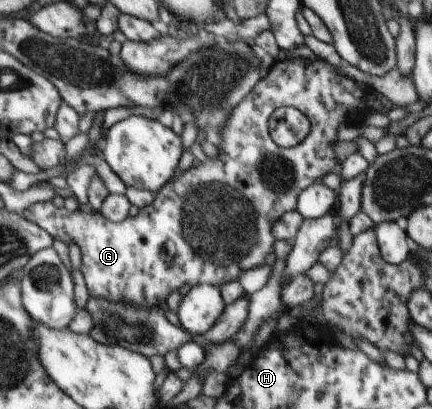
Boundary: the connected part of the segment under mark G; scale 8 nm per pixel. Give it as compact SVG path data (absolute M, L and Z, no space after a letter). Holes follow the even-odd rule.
M304 57L285 58L284 60L275 61L269 70L268 74L261 78L252 87L252 90L230 111L228 118L219 130L220 143L218 154L215 158L209 159L207 162L198 164L198 166L191 166L189 169L181 172L179 175L172 177L156 194L154 201L145 207L140 208L135 217L126 217L122 222L113 223L111 220L104 218L100 212L92 211L87 214L79 209L70 211L66 207L58 208L52 201L36 203L27 208L23 213L20 213L24 218L30 222L36 223L40 228L43 228L54 240L62 240L64 244L69 245L71 242L78 244L83 264L81 272L85 278L85 283L90 296L104 299L110 303L124 303L125 305L133 306L133 309L147 309L150 311L155 307L159 307L162 300L167 298L178 291L178 288L188 284L188 286L196 285L218 285L230 281L238 281L240 275L250 269L255 269L263 264L266 256L270 256L274 252L274 242L277 238L273 235L272 225L284 213L297 210L297 200L299 194L311 184L316 181L322 181L326 174L337 172L339 157L334 153L332 145L338 140L339 129L346 124L357 124L357 119L362 118L363 113L374 112L371 109L368 101L366 100L366 92L368 86L356 83L352 78L345 75L340 75L336 67L322 59L308 60ZM280 107L296 107L300 112L303 112L309 119L311 129L306 135L306 138L300 144L293 147L279 147L274 140L272 140L269 131L269 118L271 114Z

